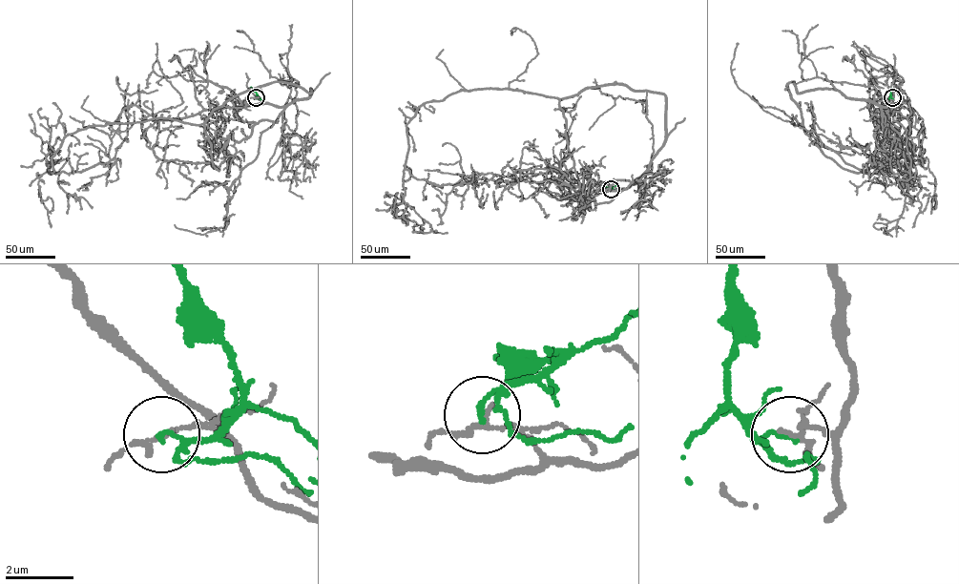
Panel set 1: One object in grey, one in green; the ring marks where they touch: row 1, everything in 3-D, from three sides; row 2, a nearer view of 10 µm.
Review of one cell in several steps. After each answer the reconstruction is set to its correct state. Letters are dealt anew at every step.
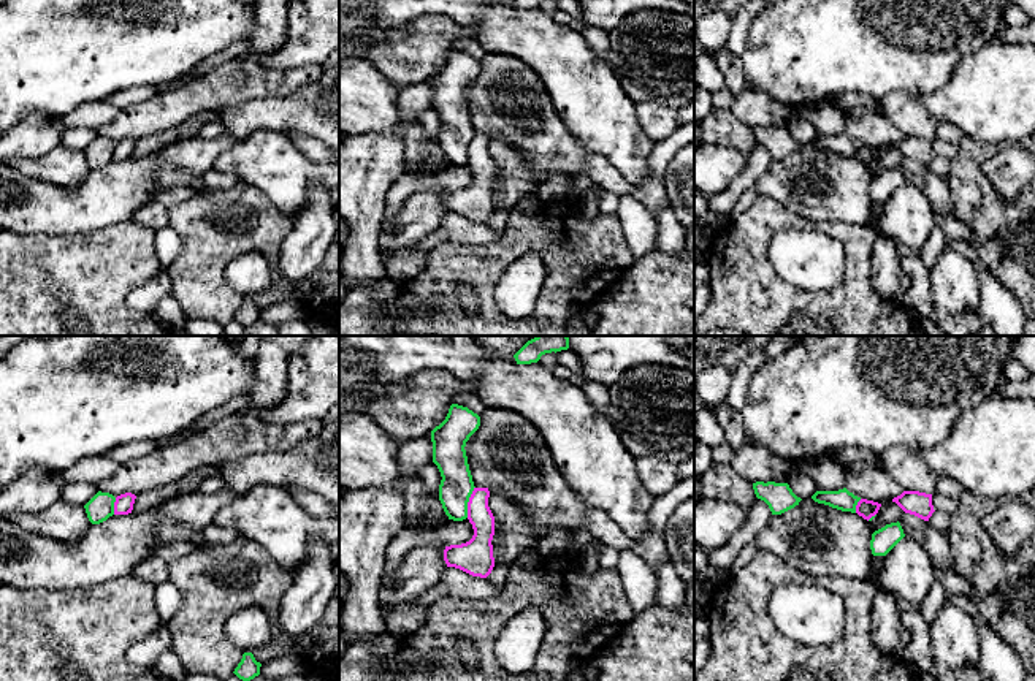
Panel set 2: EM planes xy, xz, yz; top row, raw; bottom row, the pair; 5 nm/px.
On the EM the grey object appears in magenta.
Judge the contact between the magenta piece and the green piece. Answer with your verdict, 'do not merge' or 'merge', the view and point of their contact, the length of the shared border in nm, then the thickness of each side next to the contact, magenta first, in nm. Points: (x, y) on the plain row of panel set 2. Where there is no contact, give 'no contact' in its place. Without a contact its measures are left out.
do not merge; contact xz (468, 148); length 170 nm; calibres 140 and 170 nm

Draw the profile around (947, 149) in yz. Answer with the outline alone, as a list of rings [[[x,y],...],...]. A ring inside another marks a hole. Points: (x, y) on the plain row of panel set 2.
[[[935,138],[932,141],[932,150],[935,157],[953,160],[959,152],[959,144]]]

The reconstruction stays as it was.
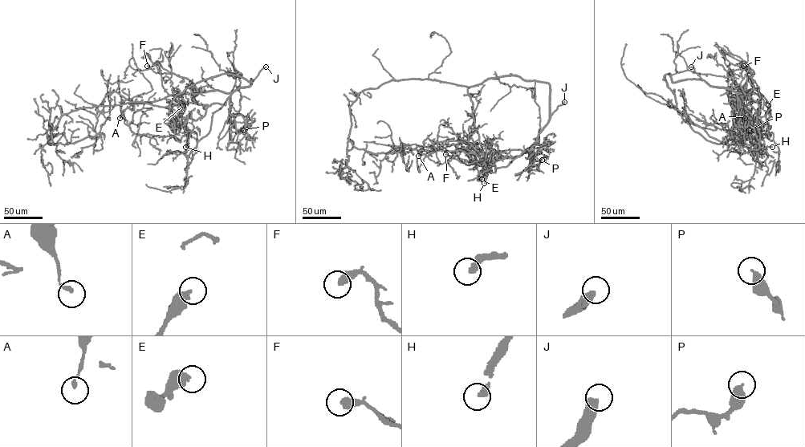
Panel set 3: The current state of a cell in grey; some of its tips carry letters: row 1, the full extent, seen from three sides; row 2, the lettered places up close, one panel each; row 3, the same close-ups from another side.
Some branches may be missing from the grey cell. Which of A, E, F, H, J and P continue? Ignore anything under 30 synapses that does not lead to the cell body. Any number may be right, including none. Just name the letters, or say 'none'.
H, J

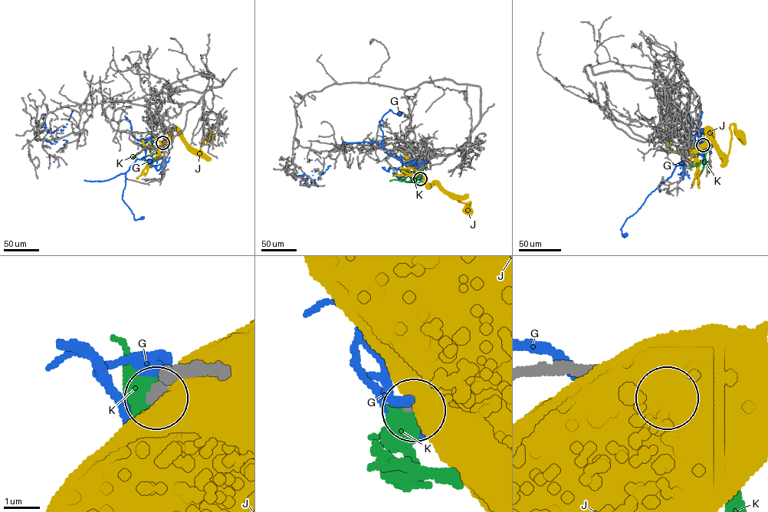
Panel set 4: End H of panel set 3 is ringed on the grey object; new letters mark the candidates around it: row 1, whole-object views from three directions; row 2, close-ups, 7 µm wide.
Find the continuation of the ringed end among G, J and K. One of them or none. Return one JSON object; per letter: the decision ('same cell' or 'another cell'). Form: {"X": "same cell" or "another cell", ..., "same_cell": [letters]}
{"G": "another cell", "J": "another cell", "K": "same cell", "same_cell": ["K"]}

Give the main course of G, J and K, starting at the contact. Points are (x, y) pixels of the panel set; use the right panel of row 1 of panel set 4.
G: (702, 145), (697, 140), (690, 145), (684, 164), (677, 165), (627, 218), (621, 230), (625, 234)
J: (702, 145), (711, 136), (710, 131), (708, 132), (714, 143), (726, 159), (732, 124), (736, 133), (745, 144)
K: (703, 145), (707, 152), (700, 154), (695, 150), (693, 157)

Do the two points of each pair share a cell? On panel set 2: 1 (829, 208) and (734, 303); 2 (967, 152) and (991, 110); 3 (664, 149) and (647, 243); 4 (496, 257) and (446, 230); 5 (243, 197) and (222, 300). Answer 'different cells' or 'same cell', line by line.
1: different cells
2: different cells
3: different cells
4: different cells
5: same cell

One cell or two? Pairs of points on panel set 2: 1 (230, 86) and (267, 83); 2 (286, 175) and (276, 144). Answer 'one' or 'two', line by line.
1: one
2: one

